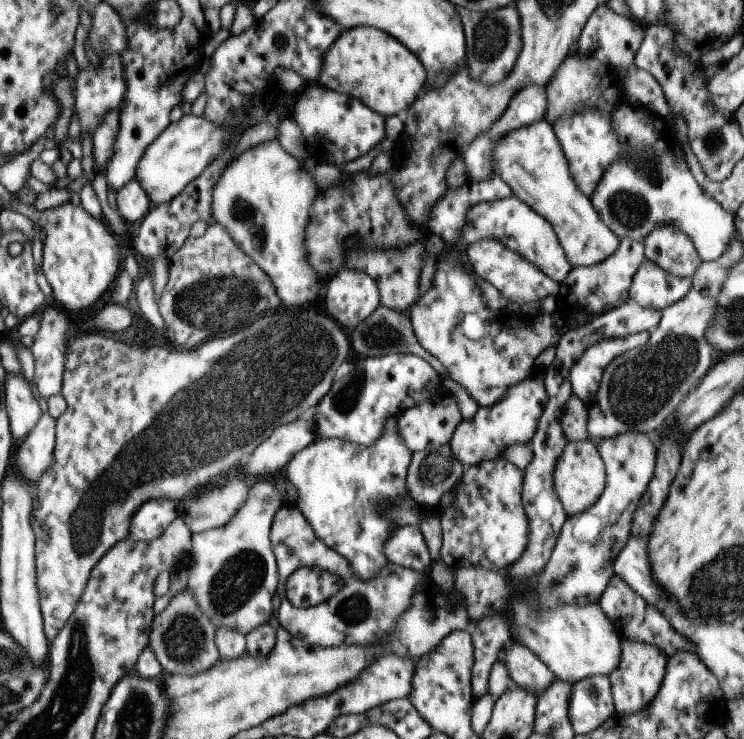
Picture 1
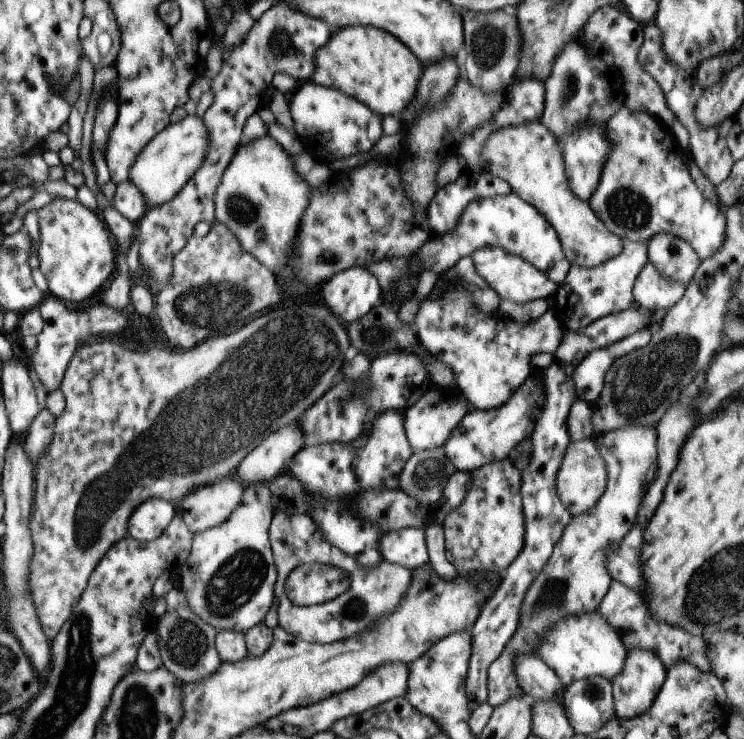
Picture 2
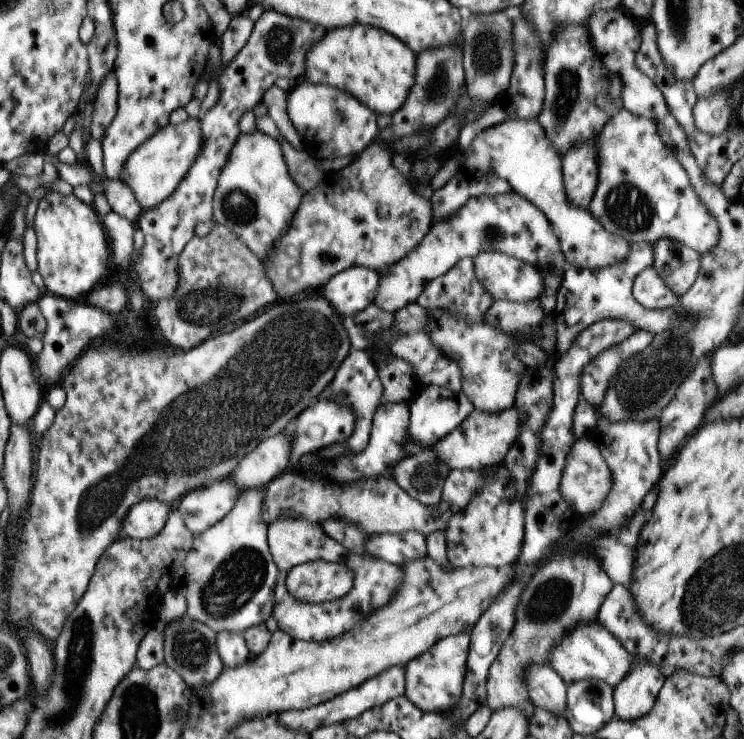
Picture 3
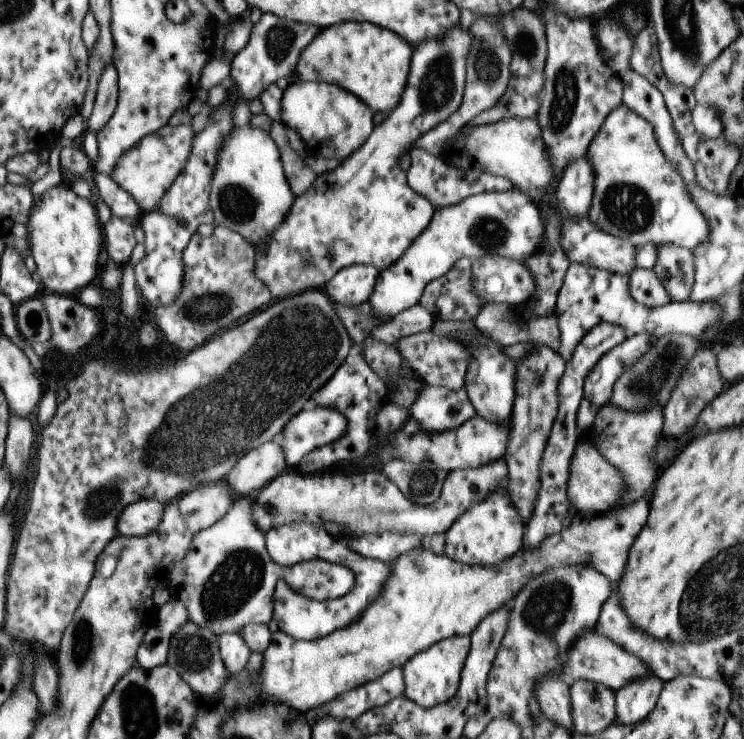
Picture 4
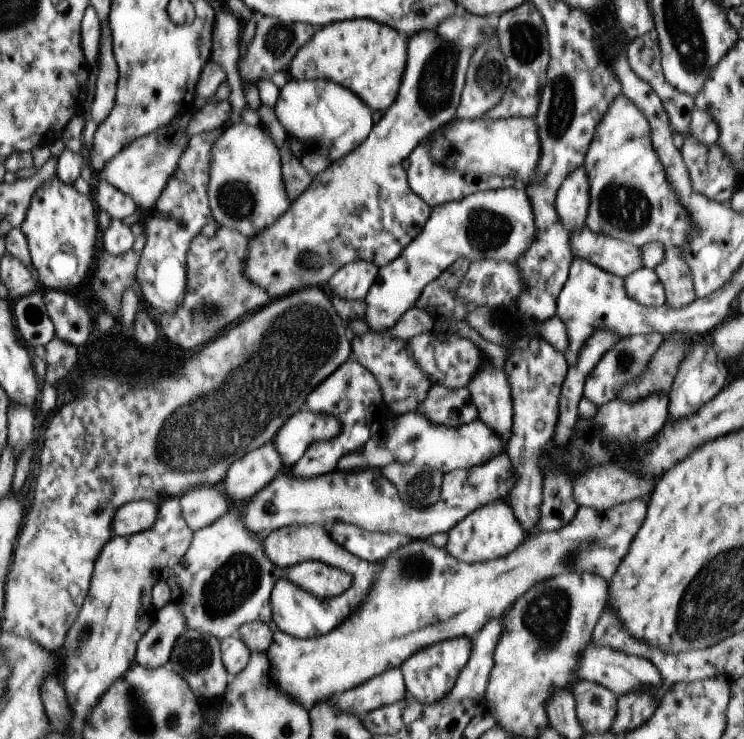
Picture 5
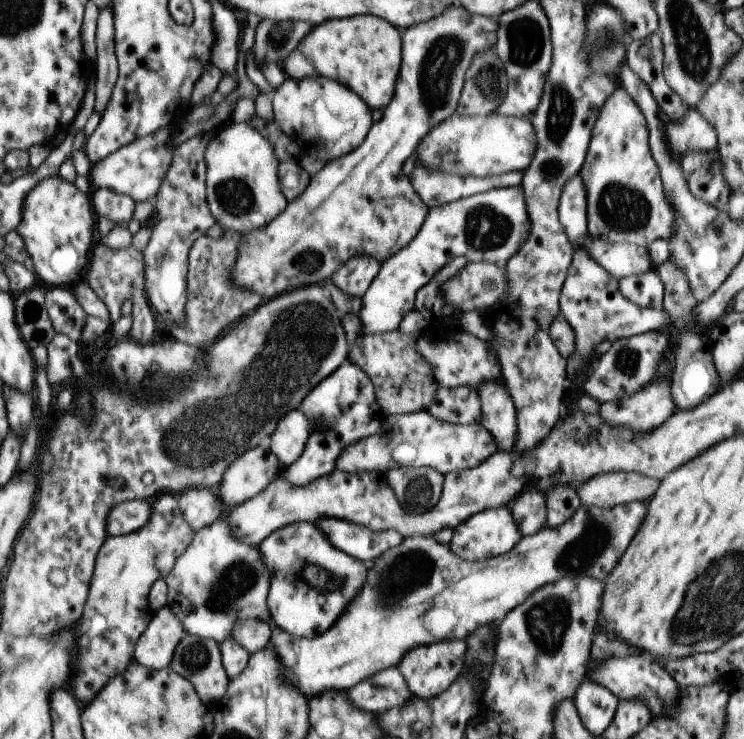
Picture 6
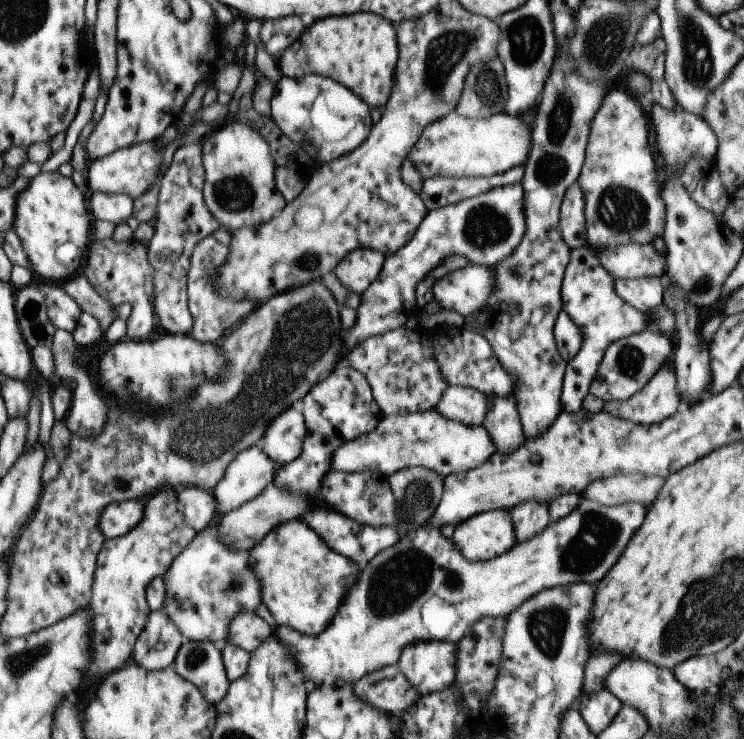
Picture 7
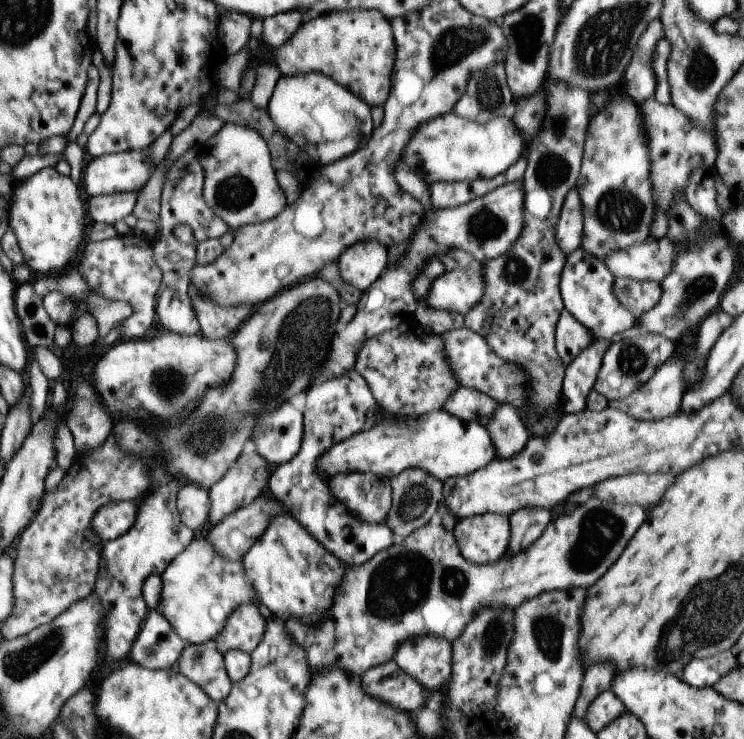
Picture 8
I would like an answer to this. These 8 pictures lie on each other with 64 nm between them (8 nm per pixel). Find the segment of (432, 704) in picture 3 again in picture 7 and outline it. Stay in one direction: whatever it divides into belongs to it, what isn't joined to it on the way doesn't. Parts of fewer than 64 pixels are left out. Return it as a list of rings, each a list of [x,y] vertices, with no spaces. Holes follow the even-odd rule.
[[[447,641],[414,642],[398,653],[396,665],[420,695],[451,686],[458,647]]]

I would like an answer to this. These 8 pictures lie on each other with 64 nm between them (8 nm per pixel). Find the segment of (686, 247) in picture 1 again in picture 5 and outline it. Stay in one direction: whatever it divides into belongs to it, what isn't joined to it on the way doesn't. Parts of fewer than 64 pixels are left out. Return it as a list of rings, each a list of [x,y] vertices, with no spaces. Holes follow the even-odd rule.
[[[667,247],[663,260],[653,268],[664,289],[665,302],[669,308],[687,306],[696,300],[692,288],[691,270],[683,262],[684,252],[679,248]]]

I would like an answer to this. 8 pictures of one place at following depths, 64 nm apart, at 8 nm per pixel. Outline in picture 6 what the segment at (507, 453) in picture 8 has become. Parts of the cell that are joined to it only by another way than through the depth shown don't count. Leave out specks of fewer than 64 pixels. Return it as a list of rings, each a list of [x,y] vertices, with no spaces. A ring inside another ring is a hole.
[[[487,380],[475,392],[479,396],[481,426],[491,434],[498,451],[510,452],[515,444],[515,410],[504,383]]]

